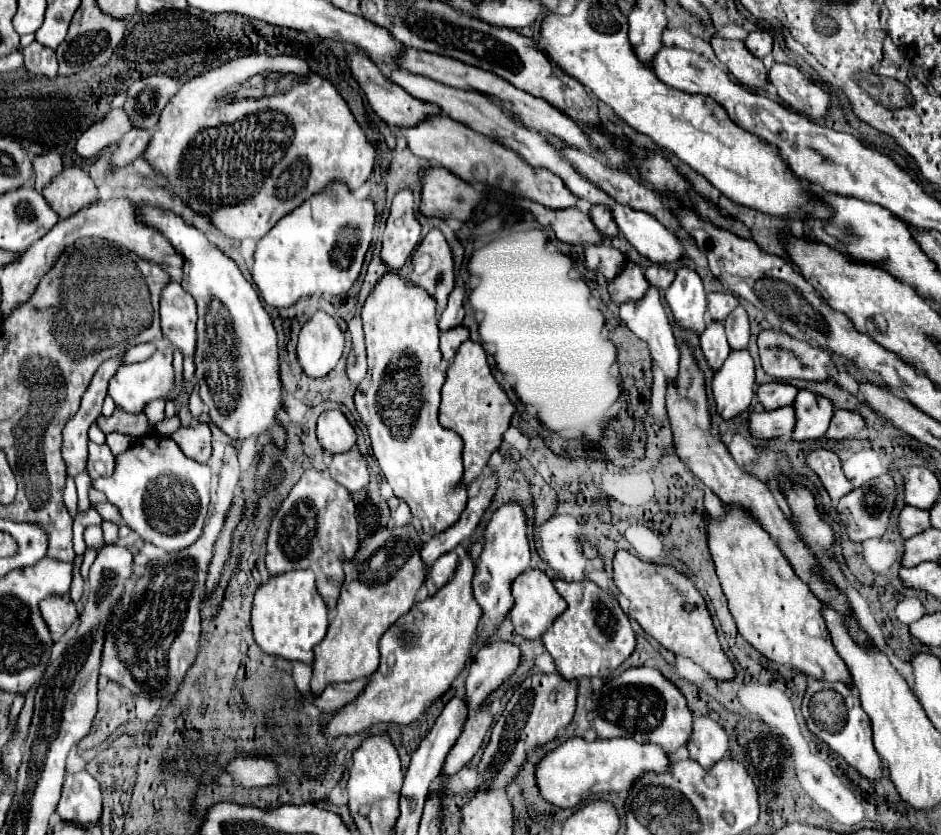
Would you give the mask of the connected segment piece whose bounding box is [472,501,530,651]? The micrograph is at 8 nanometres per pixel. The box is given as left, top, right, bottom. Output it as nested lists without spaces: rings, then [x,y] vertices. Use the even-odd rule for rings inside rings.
[[[504,503],[500,505],[486,531],[484,531],[484,551],[478,557],[478,567],[476,567],[476,577],[472,583],[474,589],[474,597],[478,601],[478,605],[482,605],[484,617],[480,621],[480,629],[478,629],[478,645],[474,651],[478,651],[482,647],[484,637],[488,637],[490,633],[496,631],[496,627],[500,625],[500,621],[504,619],[504,615],[508,615],[508,611],[512,609],[512,595],[510,595],[510,583],[528,569],[530,565],[530,541],[528,541],[528,517],[524,513],[524,509],[516,503]]]

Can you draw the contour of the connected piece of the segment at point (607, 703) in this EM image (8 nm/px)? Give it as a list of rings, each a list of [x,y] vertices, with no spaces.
[[[632,667],[622,671],[614,681],[592,693],[590,723],[600,739],[632,737],[638,743],[654,743],[674,755],[678,747],[686,745],[692,733],[692,713],[680,689],[654,667]]]

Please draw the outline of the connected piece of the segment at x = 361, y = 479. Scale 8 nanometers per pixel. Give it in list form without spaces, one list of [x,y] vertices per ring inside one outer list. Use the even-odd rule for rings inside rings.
[[[352,451],[334,455],[330,465],[330,475],[336,483],[344,485],[350,493],[358,493],[366,489],[370,483],[366,463],[360,461],[360,453],[352,453]]]

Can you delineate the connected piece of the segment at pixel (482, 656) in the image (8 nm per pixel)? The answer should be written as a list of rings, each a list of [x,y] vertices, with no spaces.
[[[494,643],[482,647],[466,669],[466,691],[462,701],[466,701],[468,711],[478,709],[486,697],[514,673],[518,663],[520,649],[516,645]]]

